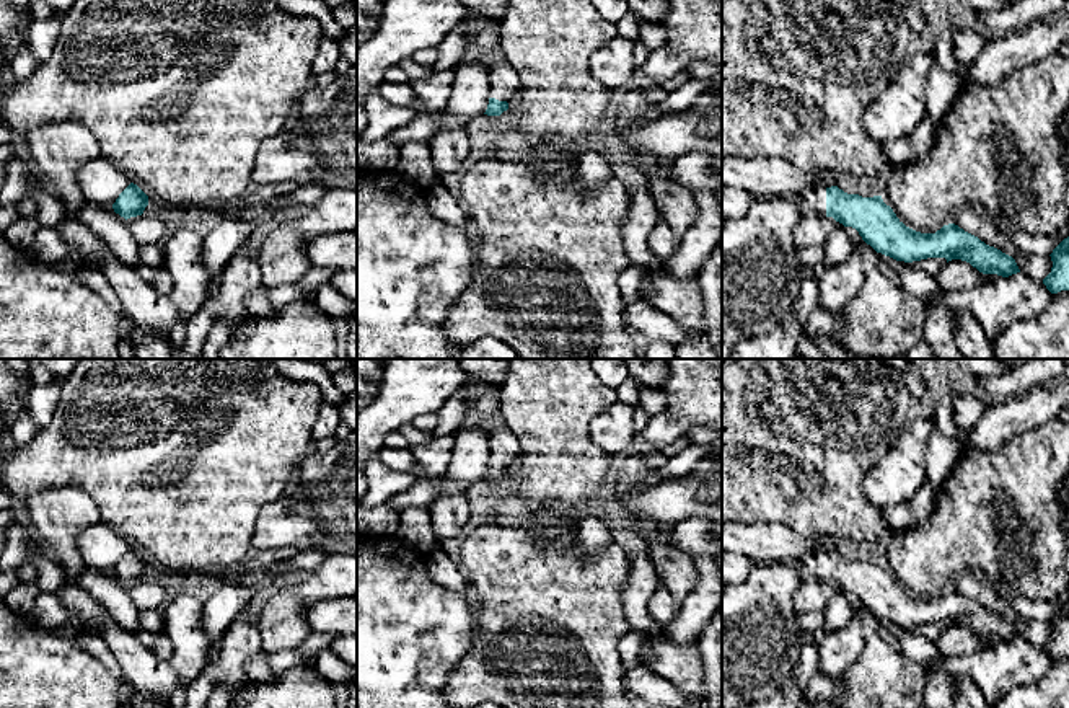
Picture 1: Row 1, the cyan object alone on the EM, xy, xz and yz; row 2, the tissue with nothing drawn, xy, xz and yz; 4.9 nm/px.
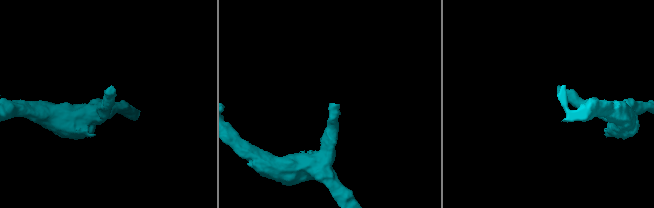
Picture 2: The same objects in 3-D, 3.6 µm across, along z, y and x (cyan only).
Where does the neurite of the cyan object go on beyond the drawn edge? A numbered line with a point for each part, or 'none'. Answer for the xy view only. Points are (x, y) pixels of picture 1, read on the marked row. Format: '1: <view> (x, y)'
none

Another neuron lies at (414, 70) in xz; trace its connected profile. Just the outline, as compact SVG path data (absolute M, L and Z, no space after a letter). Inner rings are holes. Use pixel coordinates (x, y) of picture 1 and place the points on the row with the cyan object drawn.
M412 57L399 62L398 65L409 80L429 78L433 73L432 67L424 67L417 64Z

